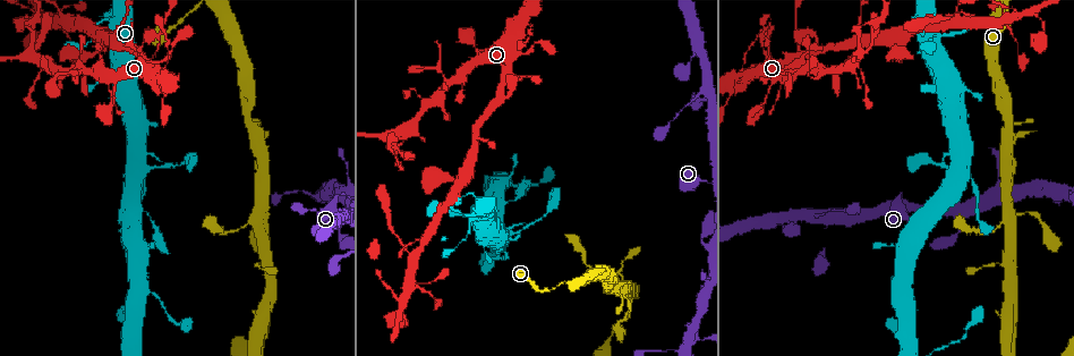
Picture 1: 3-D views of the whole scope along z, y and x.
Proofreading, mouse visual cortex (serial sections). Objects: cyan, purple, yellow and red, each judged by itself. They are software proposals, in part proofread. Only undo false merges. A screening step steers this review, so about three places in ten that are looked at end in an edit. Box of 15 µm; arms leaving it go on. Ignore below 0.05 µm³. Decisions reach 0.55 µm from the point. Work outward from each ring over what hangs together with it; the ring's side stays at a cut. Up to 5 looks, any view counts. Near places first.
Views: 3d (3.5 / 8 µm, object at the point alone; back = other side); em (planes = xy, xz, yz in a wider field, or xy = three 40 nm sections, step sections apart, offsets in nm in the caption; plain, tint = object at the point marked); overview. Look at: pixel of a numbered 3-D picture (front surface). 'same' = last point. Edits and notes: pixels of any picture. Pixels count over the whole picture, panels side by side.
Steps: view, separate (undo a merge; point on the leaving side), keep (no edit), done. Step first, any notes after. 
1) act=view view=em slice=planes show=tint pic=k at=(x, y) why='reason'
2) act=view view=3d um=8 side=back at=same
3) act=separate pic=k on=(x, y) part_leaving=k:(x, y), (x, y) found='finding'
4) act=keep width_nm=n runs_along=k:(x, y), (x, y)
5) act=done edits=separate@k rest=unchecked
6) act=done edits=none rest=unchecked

act=view view=3d um=3.5 pic=1 at=(133, 52) why='branch point'

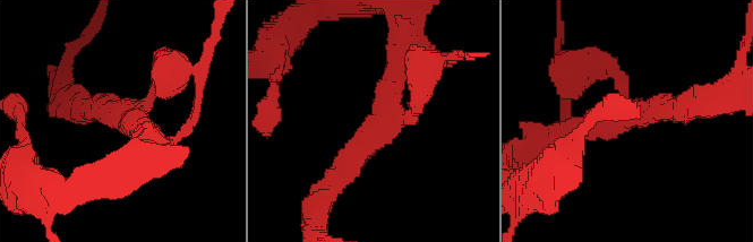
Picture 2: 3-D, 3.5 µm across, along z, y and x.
act=view view=em slice=xy step=5 show=tint pic=2 at=(382, 118) arms=3 arm_widths_nm=150,300,300

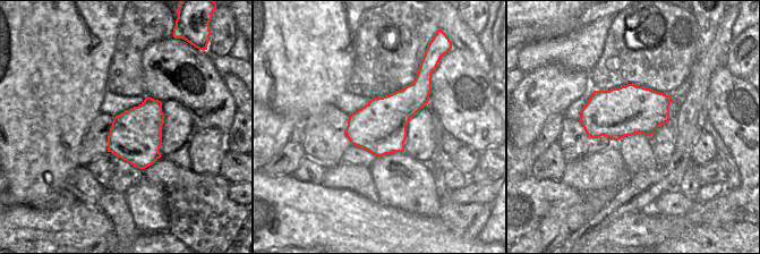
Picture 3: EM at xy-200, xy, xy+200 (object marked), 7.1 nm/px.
act=keep runs_along=2:(404, 51), (383, 127), (338, 175) found='all the same cell'

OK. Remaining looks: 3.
act=view view=3d um=3.5 pic=1 at=(860, 52) why='four arms meet'

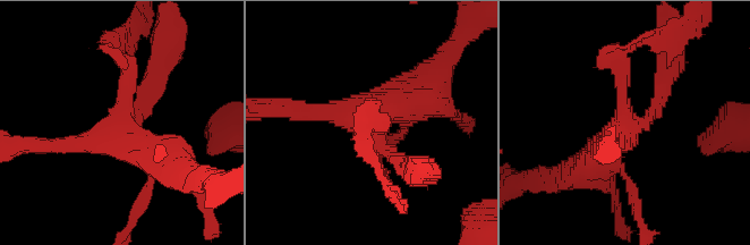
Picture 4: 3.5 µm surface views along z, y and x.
act=view view=em slice=xy step=2 show=plain pic=4 at=(118, 125) arms=4 arm_widths_nm=200,200,250,450

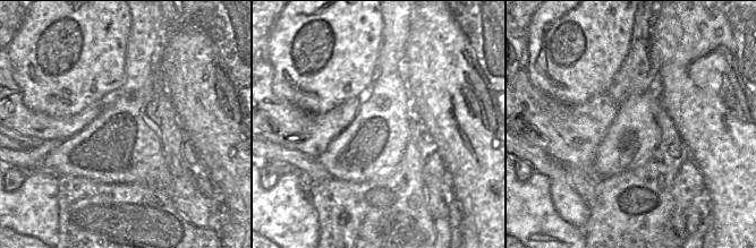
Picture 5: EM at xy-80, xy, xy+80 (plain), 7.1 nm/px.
act=view view=em slice=xy step=2 show=tint at=same why='where the object lies'

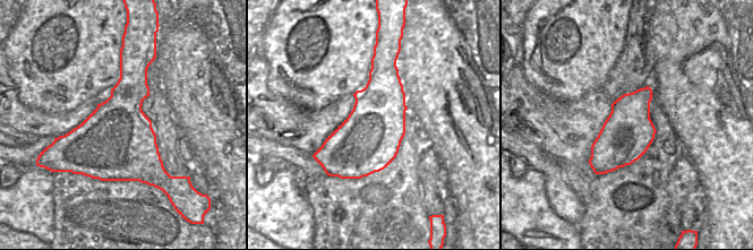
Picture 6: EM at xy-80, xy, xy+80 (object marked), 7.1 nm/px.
act=separate pic=4 on=(618, 66) width_nm=440 part_leaving=4:(623, 106), (623, 57), (666, 30) found='a second cell is stuck on'

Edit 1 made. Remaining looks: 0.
act=done edits=separate@4 rest=unchecked

